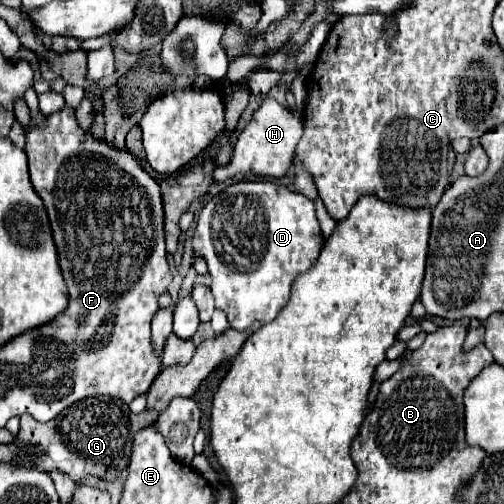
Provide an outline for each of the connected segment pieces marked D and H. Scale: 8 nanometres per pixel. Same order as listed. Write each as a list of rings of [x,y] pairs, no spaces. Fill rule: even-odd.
[[[241,181],[241,183],[235,183],[227,189],[223,189],[221,193],[217,193],[199,213],[197,217],[197,225],[195,225],[195,233],[193,233],[193,239],[191,239],[191,245],[193,245],[193,253],[195,257],[201,257],[205,259],[207,267],[209,267],[209,275],[211,275],[211,293],[215,297],[215,305],[219,309],[225,311],[227,319],[229,319],[229,325],[243,331],[247,329],[253,321],[261,321],[261,323],[269,323],[271,319],[277,317],[277,313],[283,309],[283,305],[289,301],[289,293],[291,293],[291,285],[295,281],[295,277],[299,273],[305,273],[315,257],[319,255],[321,247],[323,247],[323,237],[321,237],[321,229],[319,229],[319,221],[315,217],[315,207],[313,207],[313,201],[307,199],[305,195],[297,193],[297,191],[289,191],[285,185],[275,185],[273,181]]]
[[[265,99],[261,107],[253,113],[253,119],[247,123],[247,127],[239,133],[231,163],[227,167],[217,167],[213,171],[213,179],[217,183],[223,183],[225,179],[237,173],[253,173],[261,177],[281,179],[293,163],[295,147],[301,135],[303,135],[303,115],[289,111],[287,107],[279,105],[275,99]]]

